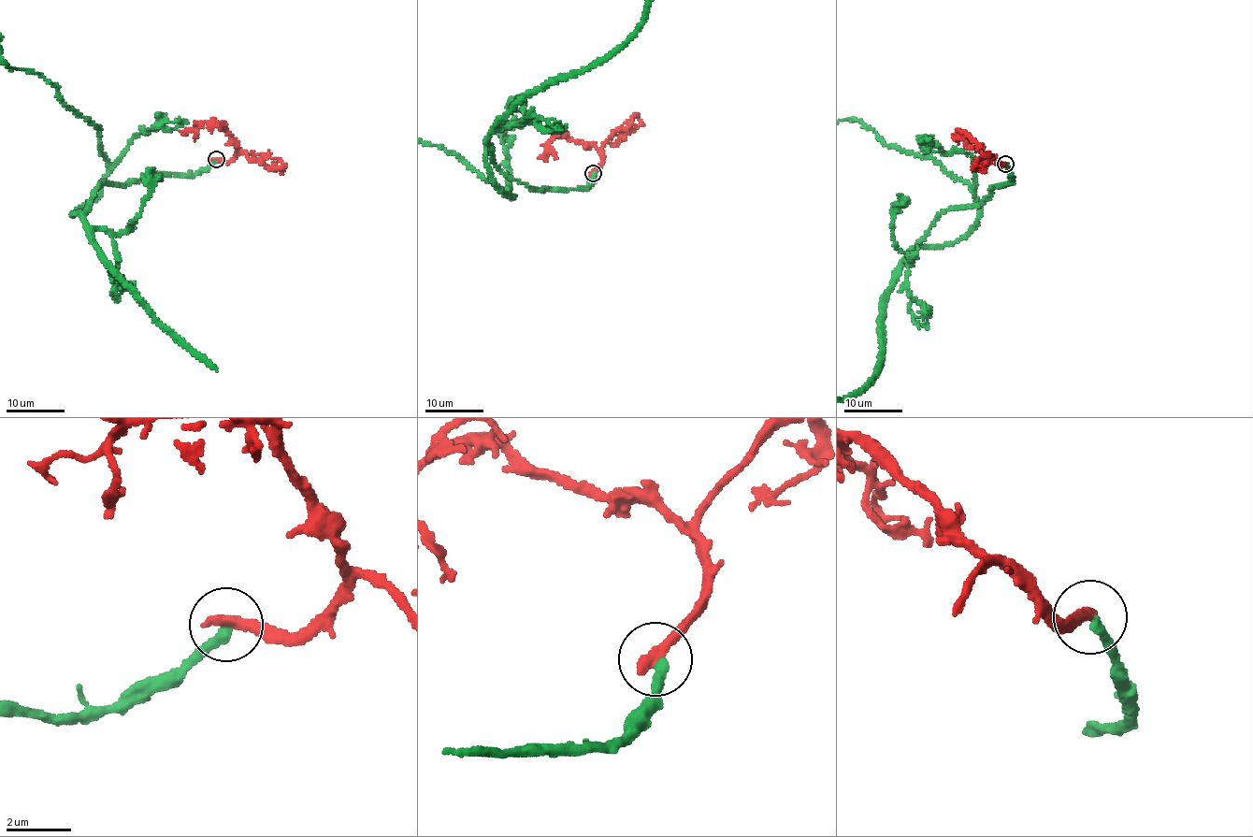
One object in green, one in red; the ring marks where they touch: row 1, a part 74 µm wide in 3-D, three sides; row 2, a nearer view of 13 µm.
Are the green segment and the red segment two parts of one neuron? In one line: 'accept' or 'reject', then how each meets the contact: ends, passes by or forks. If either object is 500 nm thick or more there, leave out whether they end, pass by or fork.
reject | green ends | red ends

